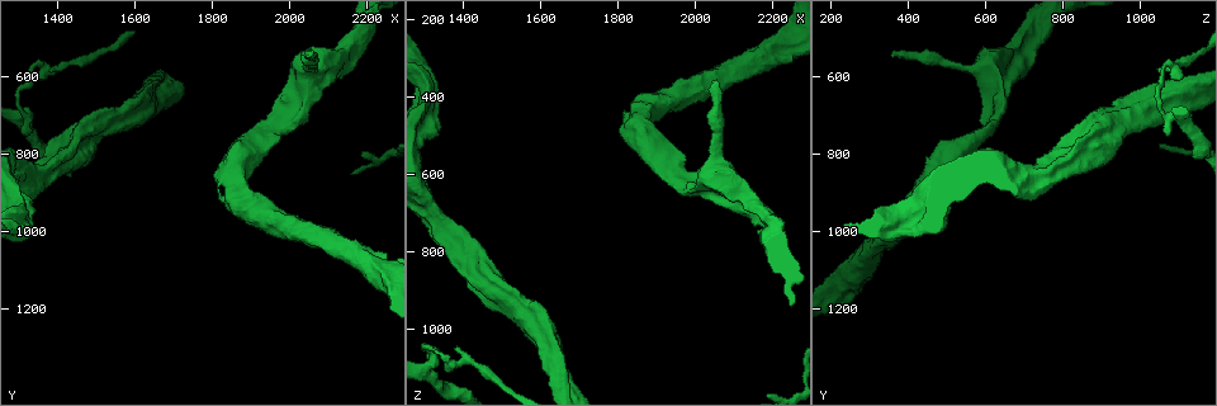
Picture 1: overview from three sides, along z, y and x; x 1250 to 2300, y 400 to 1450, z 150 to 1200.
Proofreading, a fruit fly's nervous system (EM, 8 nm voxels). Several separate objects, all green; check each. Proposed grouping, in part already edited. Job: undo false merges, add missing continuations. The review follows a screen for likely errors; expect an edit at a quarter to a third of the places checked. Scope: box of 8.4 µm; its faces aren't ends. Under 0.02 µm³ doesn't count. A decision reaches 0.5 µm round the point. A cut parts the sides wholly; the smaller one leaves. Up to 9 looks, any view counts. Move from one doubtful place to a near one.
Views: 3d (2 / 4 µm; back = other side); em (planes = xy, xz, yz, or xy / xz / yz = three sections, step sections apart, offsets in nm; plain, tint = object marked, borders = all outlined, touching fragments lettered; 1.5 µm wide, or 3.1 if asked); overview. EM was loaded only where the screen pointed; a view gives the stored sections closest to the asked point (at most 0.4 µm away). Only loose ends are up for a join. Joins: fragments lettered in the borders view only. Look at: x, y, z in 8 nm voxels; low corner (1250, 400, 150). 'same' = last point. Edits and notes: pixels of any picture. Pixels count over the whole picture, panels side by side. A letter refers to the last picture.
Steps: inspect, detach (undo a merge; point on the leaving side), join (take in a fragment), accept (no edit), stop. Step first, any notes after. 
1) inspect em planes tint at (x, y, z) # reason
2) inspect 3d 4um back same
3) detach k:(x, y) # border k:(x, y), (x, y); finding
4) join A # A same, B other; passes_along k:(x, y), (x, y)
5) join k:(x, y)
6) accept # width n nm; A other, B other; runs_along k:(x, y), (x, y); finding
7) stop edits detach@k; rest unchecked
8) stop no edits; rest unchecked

inspect em planes tint at (1315, 700, 1080) # calibre changes

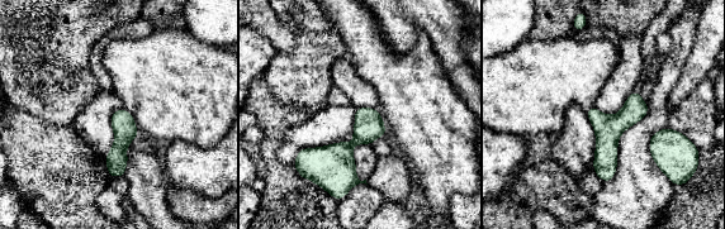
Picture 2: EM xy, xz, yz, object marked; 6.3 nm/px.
inspect em planes borders same # what lies round it

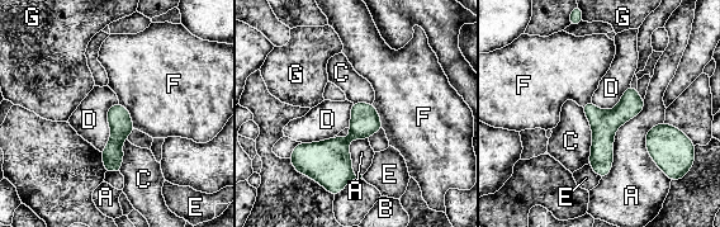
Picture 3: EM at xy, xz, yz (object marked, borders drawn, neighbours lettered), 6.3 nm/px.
accept # A other, B other, C other, D other, E other, F other, G other; runs_along 3:(630, 89), (604, 129), (602, 174); all the same cell

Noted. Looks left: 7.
inspect em xz step 4 tint at (2055, 545, 365) # an open end

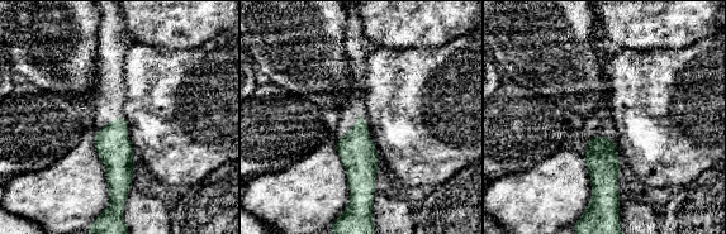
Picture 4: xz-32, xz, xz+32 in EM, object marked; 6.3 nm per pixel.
inspect em planes tint same # another direction

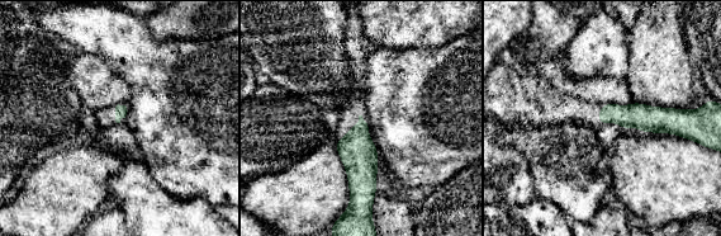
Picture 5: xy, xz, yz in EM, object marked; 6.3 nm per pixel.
inspect em planes borders same # what lies round it

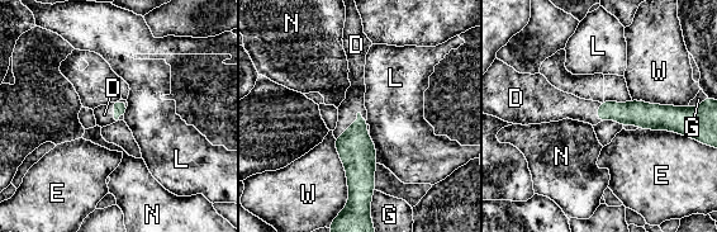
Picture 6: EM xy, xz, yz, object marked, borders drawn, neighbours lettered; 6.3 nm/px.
join D # longest_contact W 440 nm; D same, E other, G other, L other, N other, W other; it goes on there

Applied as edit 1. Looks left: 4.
inspect em xy step 8 tint at (1985, 720, 625) # sudden change in width

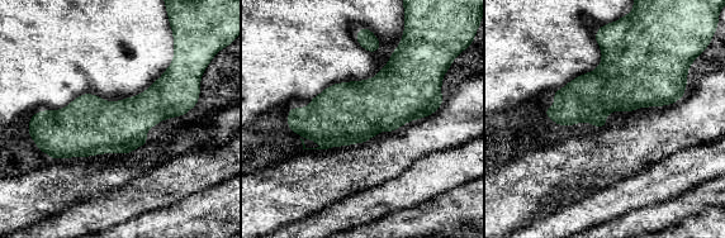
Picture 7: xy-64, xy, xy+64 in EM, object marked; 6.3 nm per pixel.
inspect em yz step 8 borders same

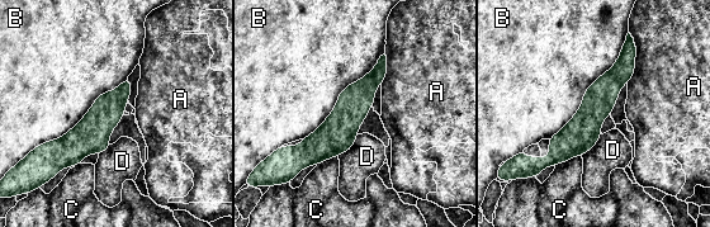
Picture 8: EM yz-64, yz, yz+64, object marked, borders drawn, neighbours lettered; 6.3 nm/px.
accept # A other, B other, C other, D other; runs_along 8:(626, 48), (587, 122), (547, 162); all the same cell

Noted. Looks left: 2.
inspect 3d 4um at (1445, 780, 870) # a fork

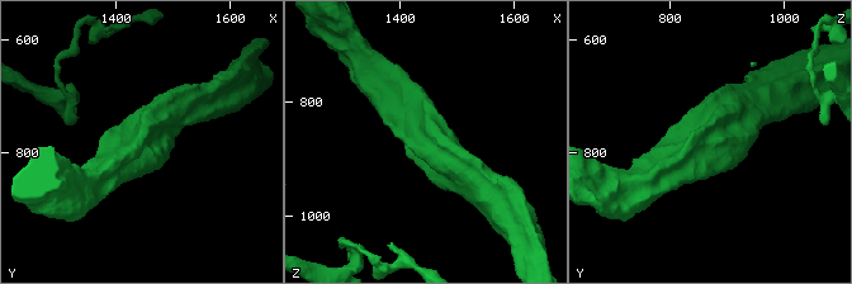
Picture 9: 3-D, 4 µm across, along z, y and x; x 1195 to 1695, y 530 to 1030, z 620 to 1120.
inspect em planes borders at (1440, 780, 865) # shape alone is not enough

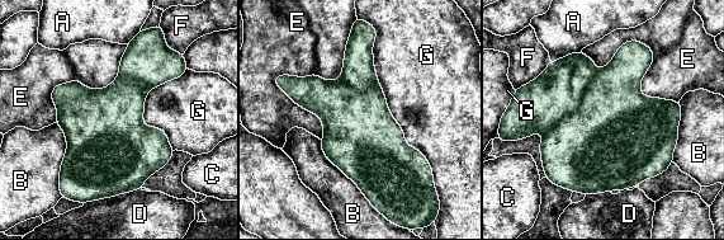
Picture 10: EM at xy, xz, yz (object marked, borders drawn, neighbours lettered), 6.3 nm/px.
accept # width 480 nm; A other, B other, C other, D other, E other, F other, G other; border 10:(377, 32), (387, 108), (433, 169); continuous, no second cell

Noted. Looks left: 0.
stop edits join@6; rest unchecked

